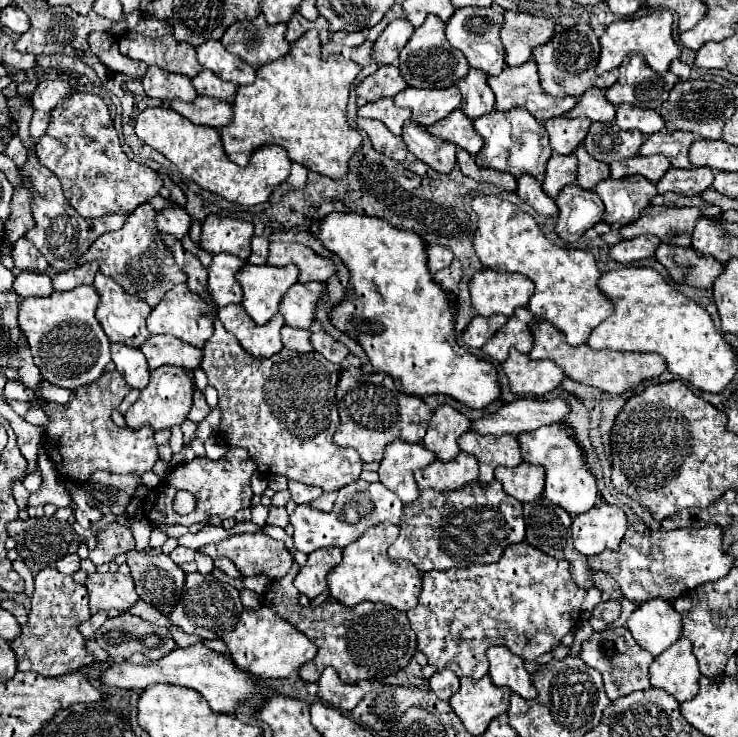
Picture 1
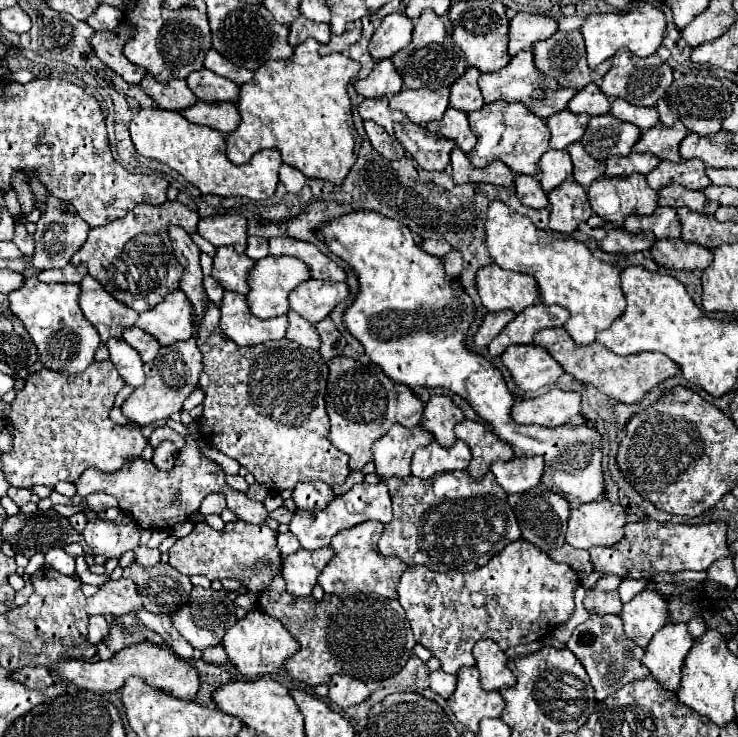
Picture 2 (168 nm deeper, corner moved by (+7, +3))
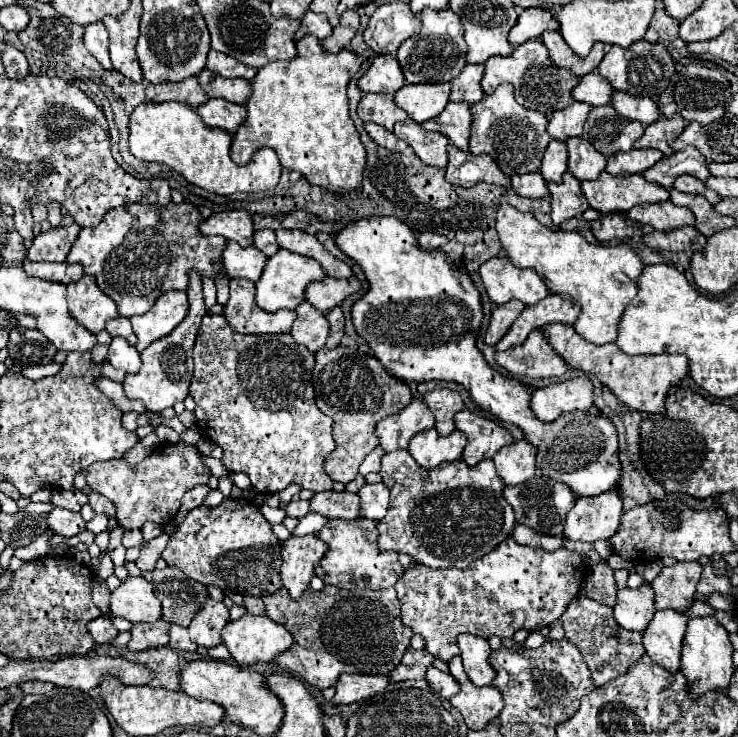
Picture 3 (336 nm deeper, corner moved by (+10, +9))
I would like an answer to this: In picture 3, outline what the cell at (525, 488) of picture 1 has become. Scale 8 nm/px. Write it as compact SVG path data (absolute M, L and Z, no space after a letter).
M515 441L509 447L501 447L493 457L497 475L505 485L519 485L531 479L535 475L535 453L537 447L527 441Z

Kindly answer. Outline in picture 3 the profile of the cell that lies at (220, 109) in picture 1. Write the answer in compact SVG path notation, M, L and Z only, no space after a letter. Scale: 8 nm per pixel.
M209 99L195 111L199 113L205 125L221 127L225 131L231 131L231 135L237 131L237 127L245 119L245 105L237 105L225 99Z

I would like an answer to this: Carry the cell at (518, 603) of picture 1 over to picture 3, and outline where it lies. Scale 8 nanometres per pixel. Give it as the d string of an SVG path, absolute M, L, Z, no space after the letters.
M509 537L509 541L503 541L501 545L497 545L493 553L469 565L467 571L461 571L455 567L453 569L429 569L425 565L415 565L411 569L405 569L395 589L401 601L403 625L411 627L413 633L425 639L425 649L431 655L439 657L441 661L451 661L451 657L459 655L457 635L461 633L473 633L483 639L489 639L493 635L497 635L499 639L509 639L513 637L517 629L535 631L541 625L551 625L563 615L569 601L579 593L579 587L585 575L587 575L587 567L583 563L583 557L579 557L577 553L565 547L549 553L543 549L519 545L513 537Z

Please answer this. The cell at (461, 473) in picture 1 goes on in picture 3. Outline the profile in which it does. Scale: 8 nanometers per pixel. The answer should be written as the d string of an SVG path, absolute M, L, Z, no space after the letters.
M429 429L413 437L413 441L409 443L409 453L417 461L417 465L421 465L423 469L433 469L441 463L461 459L465 443L467 439L461 431L455 431L449 437L441 437L435 429Z

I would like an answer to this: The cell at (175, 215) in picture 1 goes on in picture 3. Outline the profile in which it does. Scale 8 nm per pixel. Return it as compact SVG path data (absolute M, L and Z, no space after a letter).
M189 271L189 287L185 293L189 297L189 313L185 315L185 319L167 337L157 339L147 349L143 349L141 371L135 375L127 375L123 381L125 395L131 401L141 401L151 413L161 413L163 409L173 407L177 401L183 401L189 393L189 383L193 377L193 345L201 319L203 315L207 315L207 307L203 301L203 283L197 271Z

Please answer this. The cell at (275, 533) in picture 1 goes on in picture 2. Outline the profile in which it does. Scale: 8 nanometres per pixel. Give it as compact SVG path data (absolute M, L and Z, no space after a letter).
M278 575L272 579L268 591L260 593L260 607L270 617L280 619L300 643L300 651L288 657L284 667L290 677L312 687L330 683L332 675L348 675L364 683L388 679L406 665L416 645L406 613L396 599L324 595L322 601L316 601L314 597L292 597L286 593L282 575Z

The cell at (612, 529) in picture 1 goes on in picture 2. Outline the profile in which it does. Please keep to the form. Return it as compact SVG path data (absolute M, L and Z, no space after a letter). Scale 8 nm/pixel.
M604 499L572 507L570 519L568 519L568 531L566 531L566 543L572 545L574 549L592 549L596 545L610 547L618 543L624 535L624 525L626 525L626 511L622 505Z

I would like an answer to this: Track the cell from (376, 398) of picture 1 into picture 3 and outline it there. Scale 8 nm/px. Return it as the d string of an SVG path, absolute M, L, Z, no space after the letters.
M323 347L315 353L315 357L315 401L317 407L333 419L333 439L337 443L335 451L325 461L325 471L333 475L335 481L349 483L357 477L357 469L367 453L371 453L379 445L375 437L375 425L383 417L403 411L411 403L413 395L401 379L389 375L383 365L371 355L361 355L359 351L349 347Z

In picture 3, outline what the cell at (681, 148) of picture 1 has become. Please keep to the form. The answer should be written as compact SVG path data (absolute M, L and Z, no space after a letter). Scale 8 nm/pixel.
M681 115L661 117L655 123L647 125L643 137L635 143L635 147L651 147L659 149L663 155L671 155L671 141L675 141L685 129L685 119Z

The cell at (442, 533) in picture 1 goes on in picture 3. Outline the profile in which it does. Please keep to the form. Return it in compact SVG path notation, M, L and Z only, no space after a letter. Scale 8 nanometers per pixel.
M409 451L385 453L379 473L391 491L389 511L377 525L377 543L383 551L407 553L415 563L431 569L467 569L505 541L517 525L513 509L503 497L505 483L497 477L491 459L475 467L467 467L459 459L427 471L409 457Z

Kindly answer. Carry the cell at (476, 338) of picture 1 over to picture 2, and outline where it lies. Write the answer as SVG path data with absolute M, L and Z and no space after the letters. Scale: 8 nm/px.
M508 309L496 311L496 313L488 313L488 315L484 317L484 321L482 321L482 325L480 325L476 337L474 337L474 345L476 345L476 347L486 347L486 345L490 345L490 341L492 341L494 337L498 337L500 331L502 331L514 317L516 317L516 313L514 313L514 311L508 311Z

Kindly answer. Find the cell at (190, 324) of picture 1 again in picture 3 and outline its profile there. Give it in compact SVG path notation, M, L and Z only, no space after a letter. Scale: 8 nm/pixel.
M167 291L157 297L155 305L145 315L135 315L131 323L137 335L137 351L169 335L183 321L187 307L185 291Z

